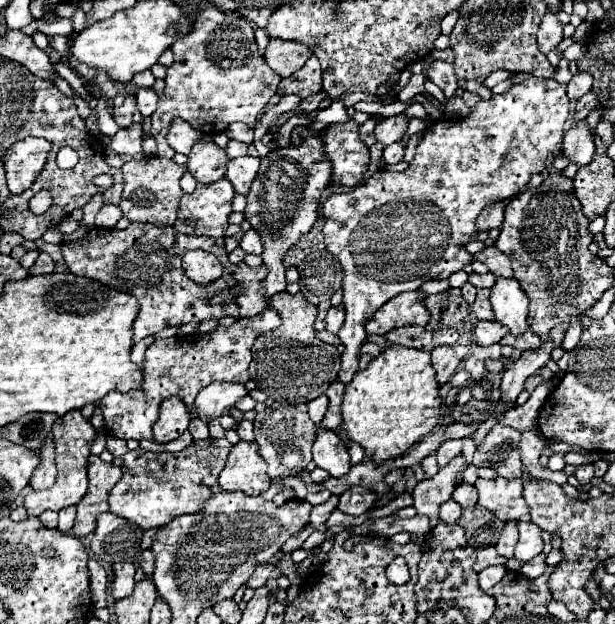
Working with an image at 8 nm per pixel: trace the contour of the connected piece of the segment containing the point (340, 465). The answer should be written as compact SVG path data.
M317 429L317 439L313 443L313 461L331 477L341 477L349 471L349 451L331 429Z

